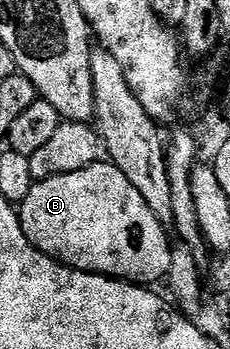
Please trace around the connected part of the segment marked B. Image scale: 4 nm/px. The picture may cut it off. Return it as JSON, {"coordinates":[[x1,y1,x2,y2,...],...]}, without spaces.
{"coordinates":[[100,161,81,169,77,173,65,173,61,177,38,180,29,189,29,197,25,197,25,201,18,204,17,210,21,225,25,229,25,237,29,237,31,244,50,259,64,263,66,267,72,267,75,271,88,271,91,275,106,275,108,279,122,279,136,285,155,285,151,283,157,282,158,279,160,281,166,280,173,250,173,244,167,240,168,228,155,216,153,209,149,209,149,205,145,205,145,197,141,197,141,193,137,193,137,189,133,189,129,177,125,177,125,173,114,162]]}

